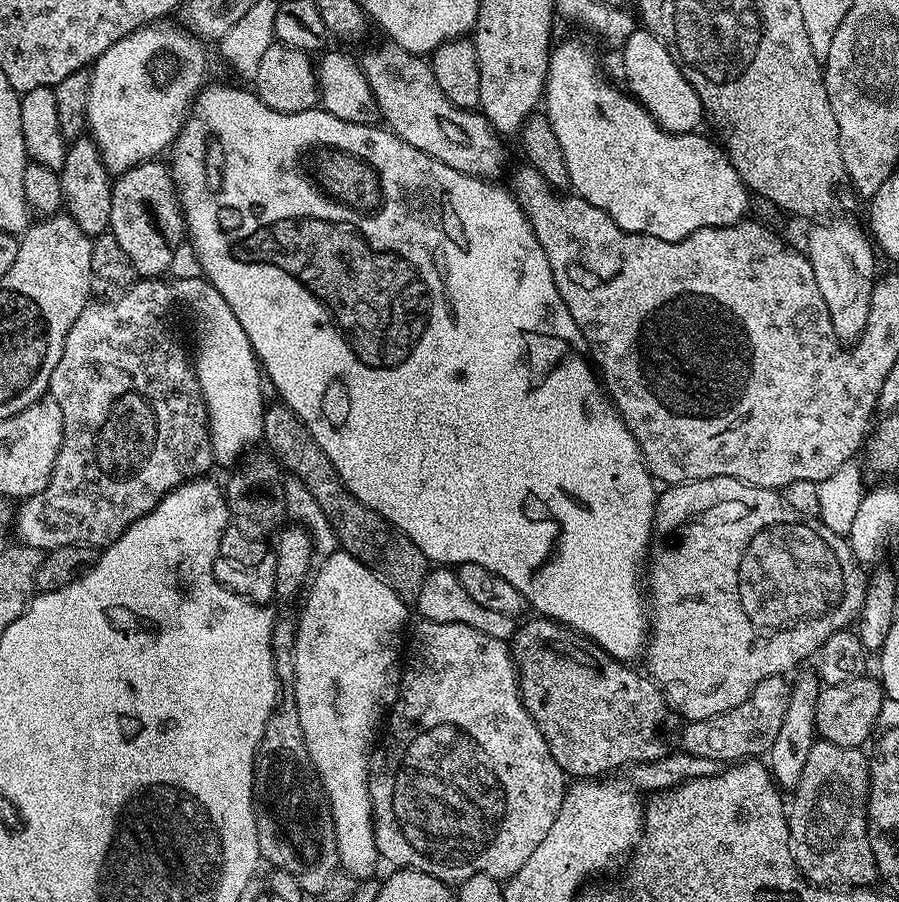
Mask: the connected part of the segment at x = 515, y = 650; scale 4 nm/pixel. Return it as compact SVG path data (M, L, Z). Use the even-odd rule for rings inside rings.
M532 618L529 624L521 623L516 629L516 635L510 641L512 650L512 661L516 663L516 670L520 674L520 697L526 706L526 710L530 714L530 718L534 718L534 722L538 726L538 730L542 730L542 738L546 738L546 746L550 746L550 754L554 758L554 762L558 762L558 766L569 777L572 778L600 778L605 774L612 774L615 768L641 764L647 760L660 760L666 754L664 748L664 740L660 737L660 727L664 724L664 708L666 712L666 701L663 691L659 684L652 679L651 676L643 671L635 672L635 667L629 666L623 661L616 660L613 656L602 651L600 647L593 644L586 636L580 635L572 628L567 628L565 624L560 624L557 620L547 618Z

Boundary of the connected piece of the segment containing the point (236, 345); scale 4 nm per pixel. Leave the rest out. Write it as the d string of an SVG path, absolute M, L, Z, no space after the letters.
M203 275L185 280L177 279L174 284L174 296L179 307L181 304L192 315L192 336L196 339L194 367L208 415L208 433L212 443L213 461L217 465L235 465L249 449L261 443L264 434L262 422L266 399L264 400L264 392L260 389L260 380L262 384L260 362L250 346L250 338L246 338L246 330L242 330L242 322L234 318L234 310L230 310L226 298L222 298L222 294L218 294L215 286Z

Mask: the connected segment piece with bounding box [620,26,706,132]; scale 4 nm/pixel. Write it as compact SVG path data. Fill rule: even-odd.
M637 27L622 46L620 64L624 67L627 91L635 96L643 108L665 132L694 132L705 123L704 107L686 74L674 62L670 50L647 28Z

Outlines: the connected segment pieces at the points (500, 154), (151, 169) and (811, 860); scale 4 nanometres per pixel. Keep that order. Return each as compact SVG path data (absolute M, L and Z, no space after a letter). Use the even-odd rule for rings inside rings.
M384 38L381 41L381 44L366 49L359 61L360 68L366 74L366 82L370 82L370 90L376 99L376 110L383 123L395 132L398 138L422 150L422 154L450 166L455 172L481 178L499 177L496 175L503 170L508 156L504 153L505 141L492 127L487 115L480 110L454 106L454 102L450 102L446 94L442 94L442 86L438 86L438 78L434 78L434 70L425 57L416 56L410 50L402 50L402 46L398 46L393 40Z
M153 158L136 164L130 170L119 173L112 186L108 226L129 259L133 273L140 278L163 277L174 259L172 240L168 236L183 237L186 232L172 173L167 163L160 162Z
M817 739L810 746L810 755L806 758L806 766L802 766L802 778L798 786L791 793L790 807L787 809L788 818L788 840L792 844L792 859L796 861L796 867L813 885L816 886L872 886L875 880L878 880L876 871L876 859L874 850L870 846L868 837L868 765L869 757L859 748L850 746L838 746L829 740Z

